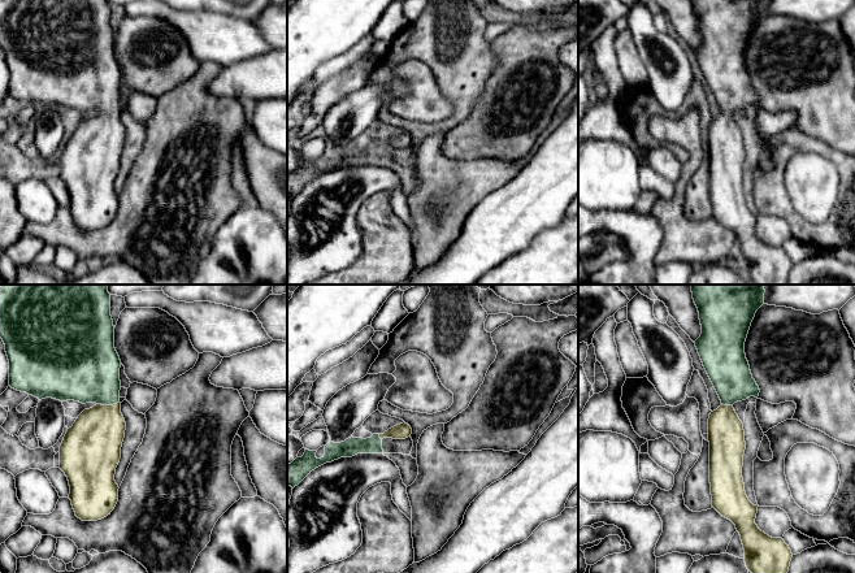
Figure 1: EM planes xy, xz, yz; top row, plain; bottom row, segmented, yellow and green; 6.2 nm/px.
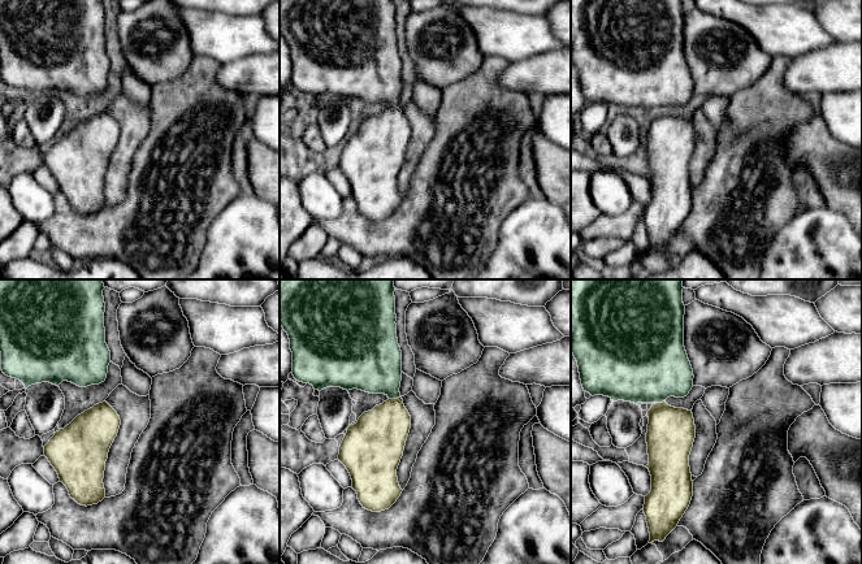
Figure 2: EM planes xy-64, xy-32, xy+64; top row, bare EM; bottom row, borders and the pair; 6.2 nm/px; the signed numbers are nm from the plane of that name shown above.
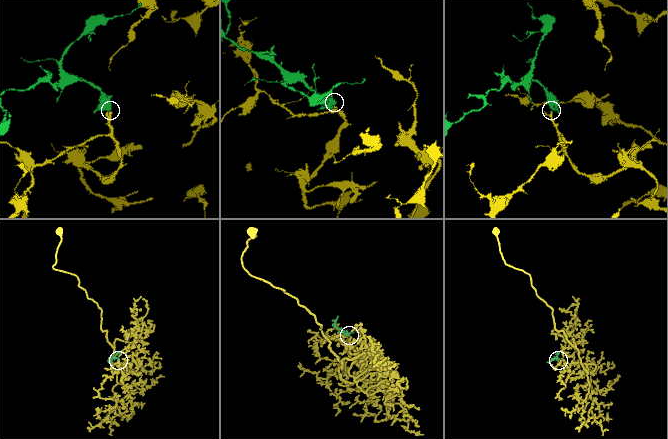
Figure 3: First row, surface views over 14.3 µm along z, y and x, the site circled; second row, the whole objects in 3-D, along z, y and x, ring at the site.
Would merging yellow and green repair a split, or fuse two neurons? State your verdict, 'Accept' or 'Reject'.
Accept

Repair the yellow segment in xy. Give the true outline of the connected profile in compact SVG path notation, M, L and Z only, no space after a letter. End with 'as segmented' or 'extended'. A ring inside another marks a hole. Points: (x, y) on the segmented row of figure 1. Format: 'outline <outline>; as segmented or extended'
outline M0 285L0 338L9 360L9 386L39 400L94 403L68 429L60 446L60 469L70 486L75 516L97 521L118 502L116 468L126 422L120 403L121 360L114 348L109 285Z; extended

